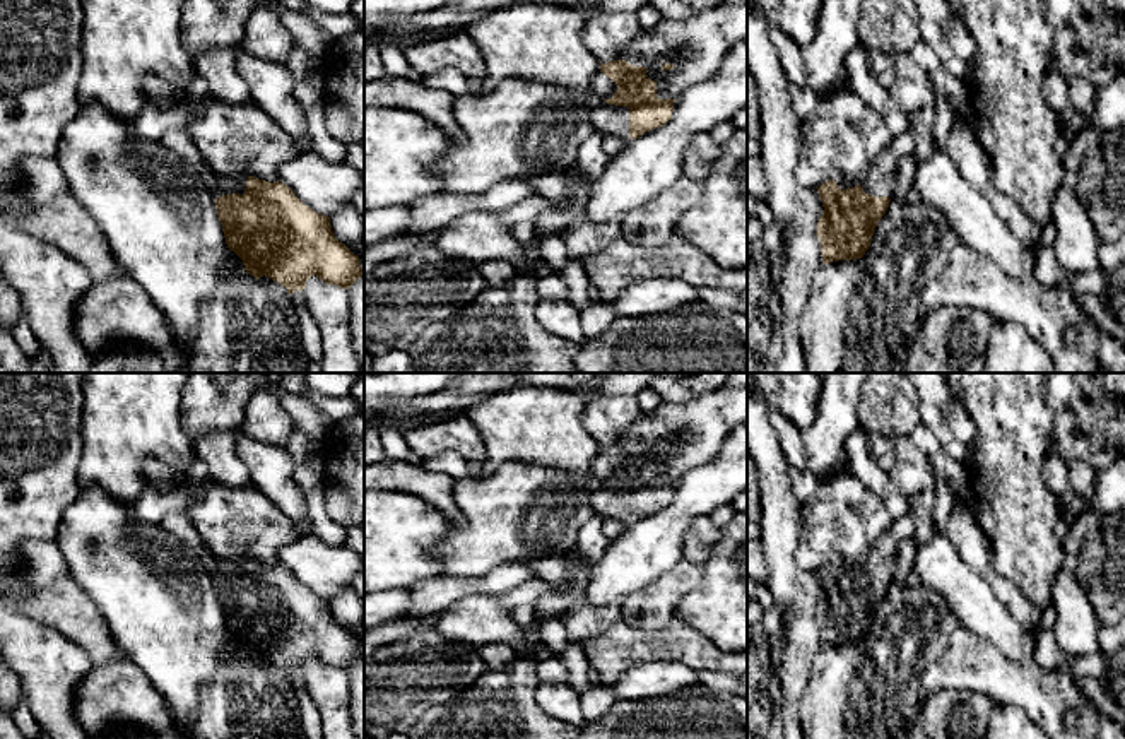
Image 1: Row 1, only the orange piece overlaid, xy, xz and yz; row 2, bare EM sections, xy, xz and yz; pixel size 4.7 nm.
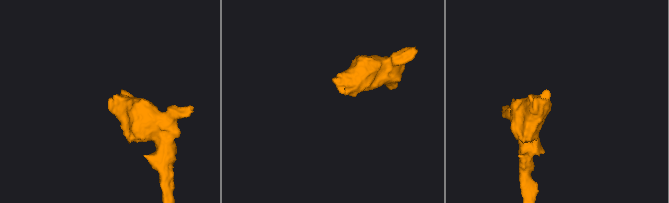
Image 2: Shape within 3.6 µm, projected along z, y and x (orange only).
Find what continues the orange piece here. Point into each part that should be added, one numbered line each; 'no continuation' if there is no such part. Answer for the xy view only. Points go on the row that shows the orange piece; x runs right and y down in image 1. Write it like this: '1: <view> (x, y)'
1: xy (223, 183)

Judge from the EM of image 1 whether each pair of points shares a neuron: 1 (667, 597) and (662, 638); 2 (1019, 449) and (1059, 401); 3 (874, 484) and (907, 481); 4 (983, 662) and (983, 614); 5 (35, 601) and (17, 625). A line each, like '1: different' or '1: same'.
1: different
2: different
3: different
4: different
5: different

